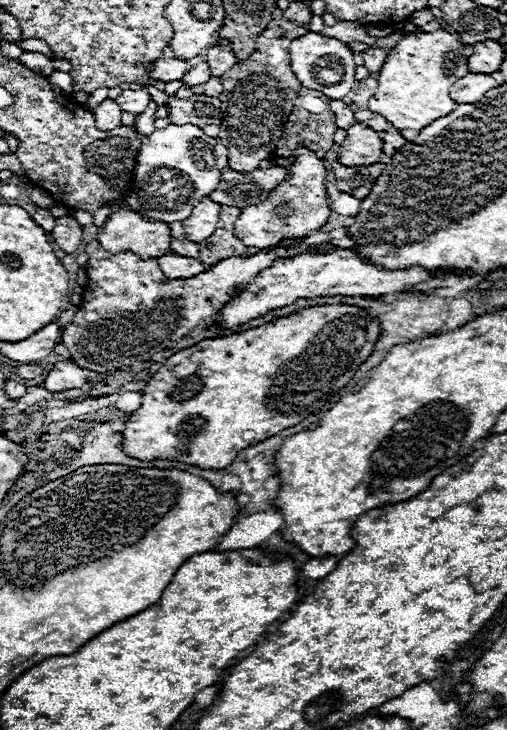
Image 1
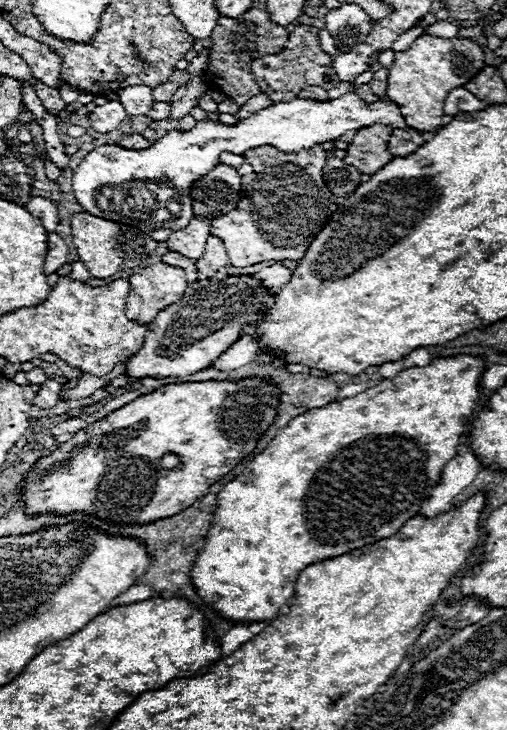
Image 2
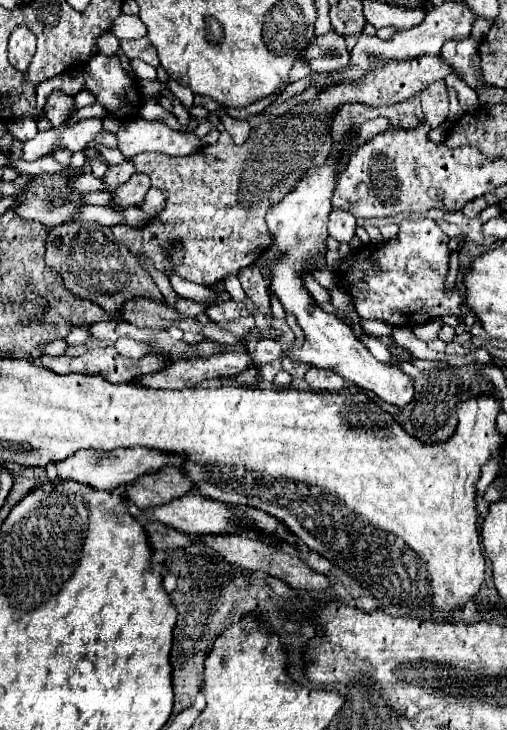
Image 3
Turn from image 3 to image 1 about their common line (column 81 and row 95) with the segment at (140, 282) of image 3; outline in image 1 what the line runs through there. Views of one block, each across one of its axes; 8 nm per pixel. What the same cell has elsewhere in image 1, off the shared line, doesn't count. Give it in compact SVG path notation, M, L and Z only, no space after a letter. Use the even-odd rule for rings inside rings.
M258 50L246 58L244 62L238 62L228 70L228 74L222 74L222 86L224 92L220 94L222 106L224 106L224 118L220 126L218 140L228 148L228 168L236 170L240 174L248 174L258 168L258 164L266 158L270 158L272 150L276 148L276 142L282 136L284 118L288 120L292 112L292 104L298 96L298 90L302 84L290 70L290 66L268 66L268 62L274 60L286 60L282 56L284 50Z

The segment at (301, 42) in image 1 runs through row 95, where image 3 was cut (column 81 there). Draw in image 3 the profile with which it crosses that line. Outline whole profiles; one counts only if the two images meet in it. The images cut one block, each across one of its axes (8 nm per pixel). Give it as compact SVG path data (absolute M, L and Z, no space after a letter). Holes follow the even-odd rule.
M84 324L84 326L80 326L80 328L70 328L70 332L68 332L68 336L66 336L64 340L66 340L66 344L68 344L70 348L74 348L74 346L86 346L88 338L92 336L90 330L92 330L90 324Z

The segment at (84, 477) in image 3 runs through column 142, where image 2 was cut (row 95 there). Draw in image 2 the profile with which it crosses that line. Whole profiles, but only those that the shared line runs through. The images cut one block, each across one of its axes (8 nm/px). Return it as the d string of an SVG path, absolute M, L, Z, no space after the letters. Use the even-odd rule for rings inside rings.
M454 88L444 102L444 112L450 116L458 116L464 112L476 112L484 110L488 104L484 100L478 100L474 94L470 94L466 88Z

